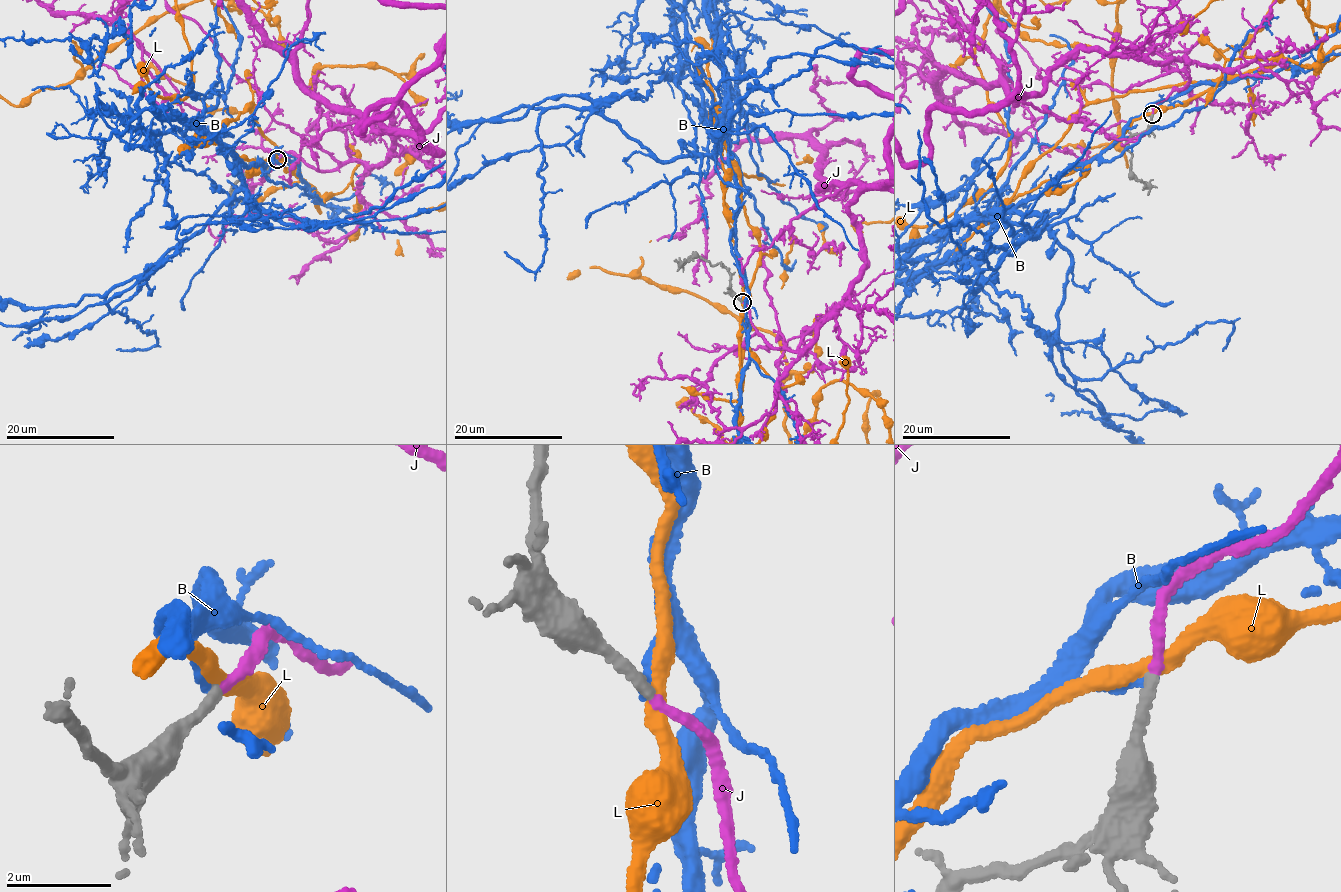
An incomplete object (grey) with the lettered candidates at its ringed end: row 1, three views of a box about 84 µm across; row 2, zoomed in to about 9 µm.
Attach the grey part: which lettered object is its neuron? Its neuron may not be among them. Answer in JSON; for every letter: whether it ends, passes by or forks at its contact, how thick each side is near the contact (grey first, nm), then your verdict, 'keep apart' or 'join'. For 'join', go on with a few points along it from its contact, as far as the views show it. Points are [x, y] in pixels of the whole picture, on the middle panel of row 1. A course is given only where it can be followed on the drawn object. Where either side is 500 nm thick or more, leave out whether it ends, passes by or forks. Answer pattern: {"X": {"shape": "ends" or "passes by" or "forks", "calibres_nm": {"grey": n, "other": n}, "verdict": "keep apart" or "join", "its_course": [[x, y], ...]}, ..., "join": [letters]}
{"B": {"shape": "ends", "calibres_nm": {"grey": 200, "other": 140}, "verdict": "keep apart"}, "J": {"shape": "ends", "calibres_nm": {"grey": 200, "other": 180}, "verdict": "join"}, "L": {"shape": "passes by", "calibres_nm": {"grey": 200, "other": 280}, "verdict": "keep apart"}, "join": ["J"]}

